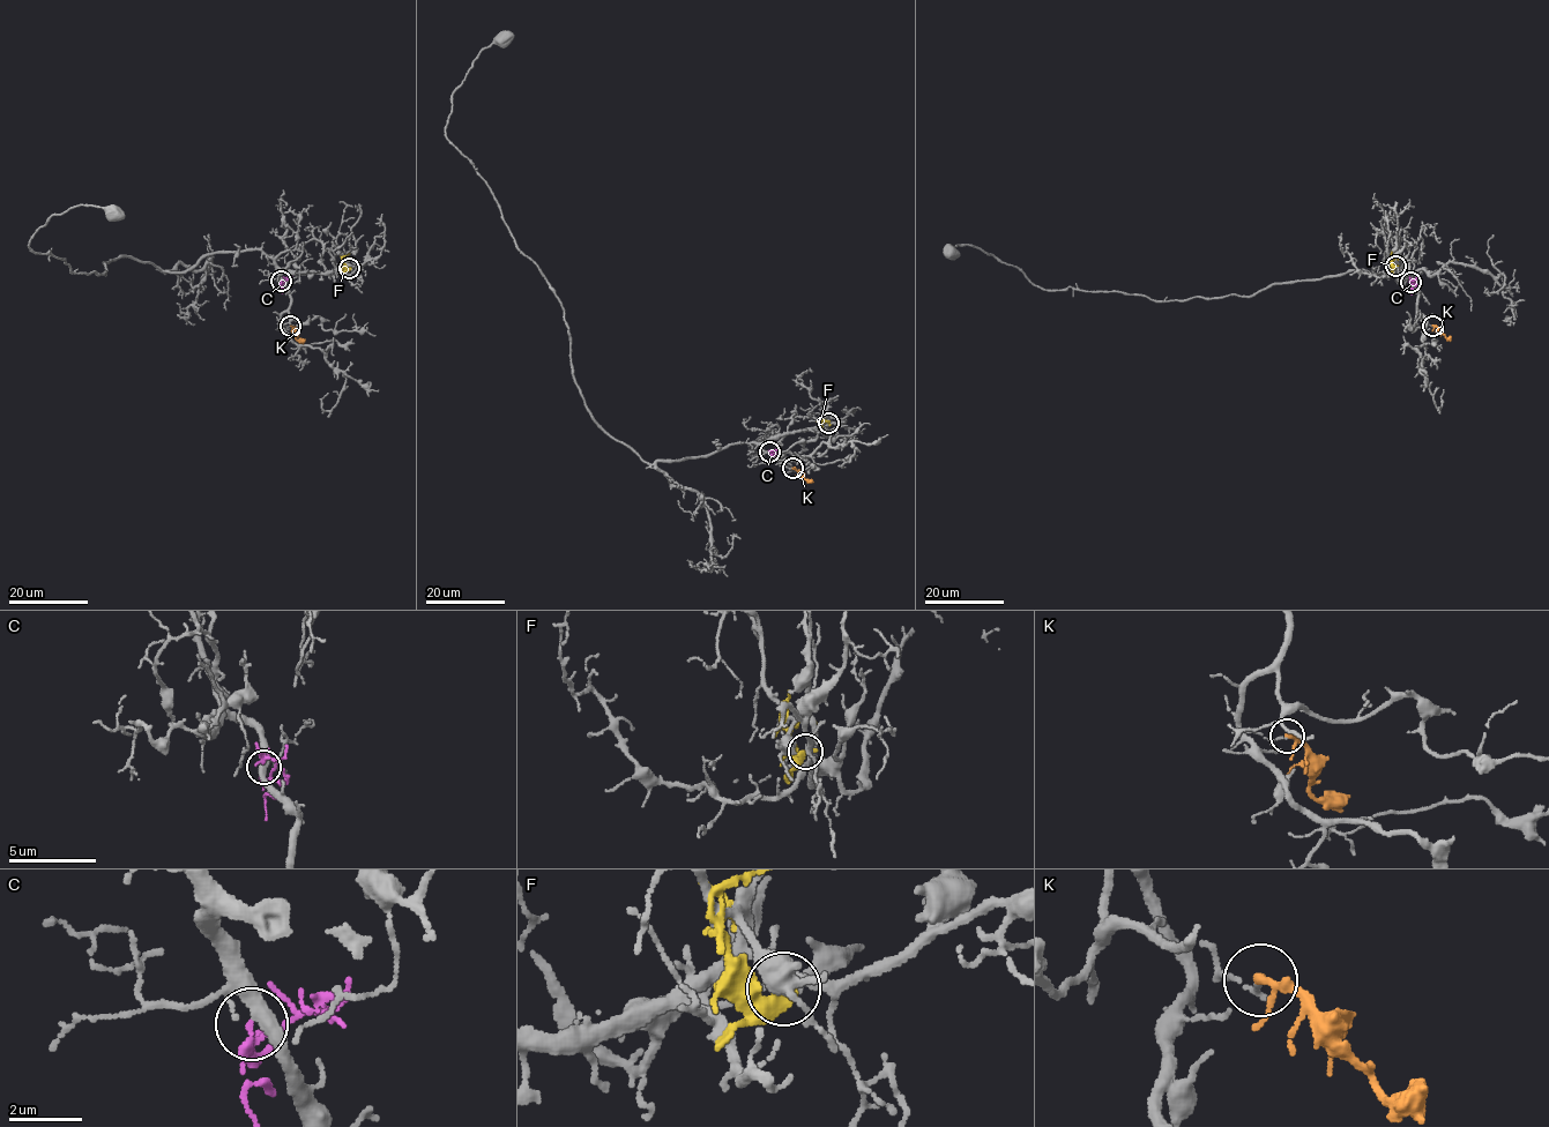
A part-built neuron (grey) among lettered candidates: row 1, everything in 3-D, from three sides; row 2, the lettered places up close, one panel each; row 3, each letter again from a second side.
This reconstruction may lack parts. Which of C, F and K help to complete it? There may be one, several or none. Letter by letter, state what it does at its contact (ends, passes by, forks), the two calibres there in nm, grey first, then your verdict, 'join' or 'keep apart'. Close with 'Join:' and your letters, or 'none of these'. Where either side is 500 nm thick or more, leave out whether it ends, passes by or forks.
C: it forks there; 420 nm thick on the grey side, 130 nm on the other; keep apart
F: it ends there; 240 nm thick on the grey side, 440 nm on the other; keep apart
K: it passes by; 130 nm thick on the grey side, 180 nm on the other; keep apart
Join: none of these

